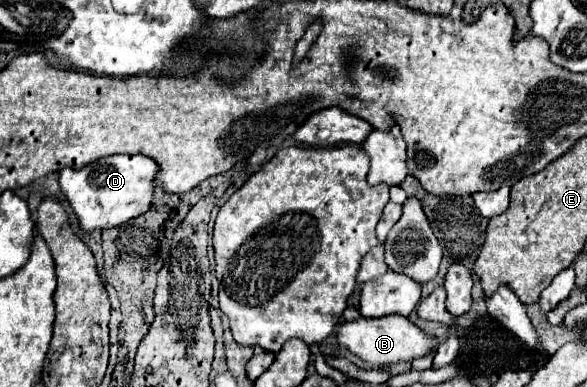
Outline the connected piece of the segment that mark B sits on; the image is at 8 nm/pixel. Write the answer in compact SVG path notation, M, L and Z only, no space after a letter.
M385 315L379 319L359 317L357 321L345 321L337 331L337 341L339 345L347 347L351 353L375 367L389 367L403 361L411 363L419 357L435 353L439 347L439 339L435 335L431 335L425 329L419 329L403 315Z

